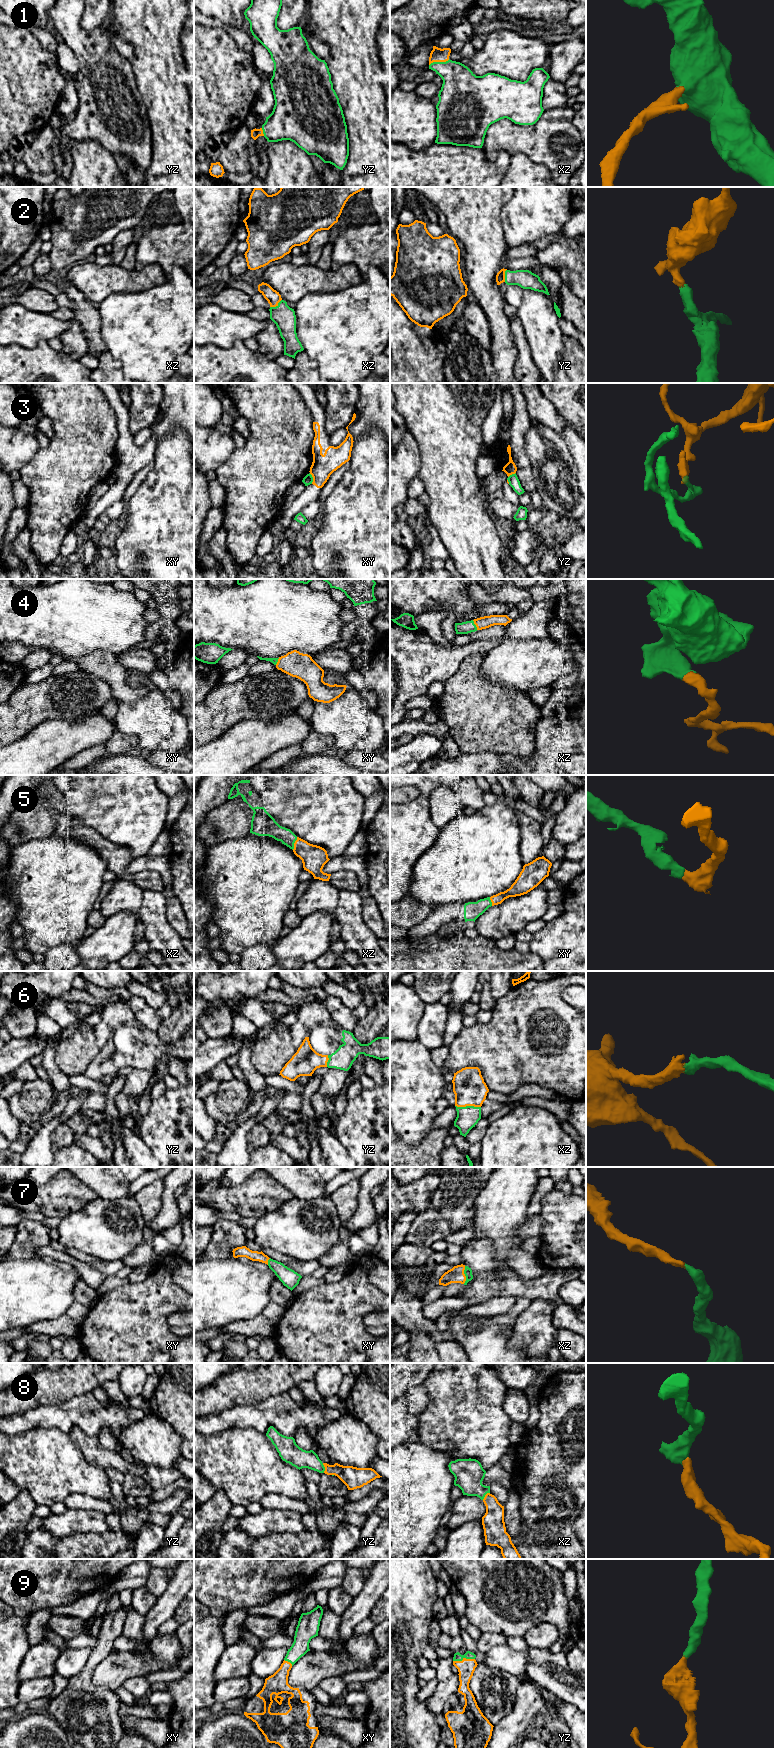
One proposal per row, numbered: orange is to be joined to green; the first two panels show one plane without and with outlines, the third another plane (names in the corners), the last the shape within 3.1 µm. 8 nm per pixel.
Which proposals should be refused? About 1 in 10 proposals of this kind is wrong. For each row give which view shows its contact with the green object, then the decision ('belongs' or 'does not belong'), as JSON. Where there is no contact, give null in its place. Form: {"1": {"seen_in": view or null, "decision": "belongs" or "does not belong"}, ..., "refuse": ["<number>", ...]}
{"1": {"seen_in": "xz", "decision": "belongs"}, "2": {"seen_in": "xz", "decision": "belongs"}, "3": {"seen_in": "xy", "decision": "does not belong"}, "4": {"seen_in": "xz", "decision": "belongs"}, "5": {"seen_in": "xz", "decision": "belongs"}, "6": {"seen_in": "xz", "decision": "belongs"}, "7": {"seen_in": "xz", "decision": "belongs"}, "8": {"seen_in": "yz", "decision": "belongs"}, "9": {"seen_in": "yz", "decision": "belongs"}, "refuse": ["3"]}

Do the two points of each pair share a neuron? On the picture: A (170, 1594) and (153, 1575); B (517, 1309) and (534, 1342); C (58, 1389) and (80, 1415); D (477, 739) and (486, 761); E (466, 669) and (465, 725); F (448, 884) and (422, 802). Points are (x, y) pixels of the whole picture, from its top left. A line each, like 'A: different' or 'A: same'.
A: different
B: different
C: different
D: different
E: same
F: different

